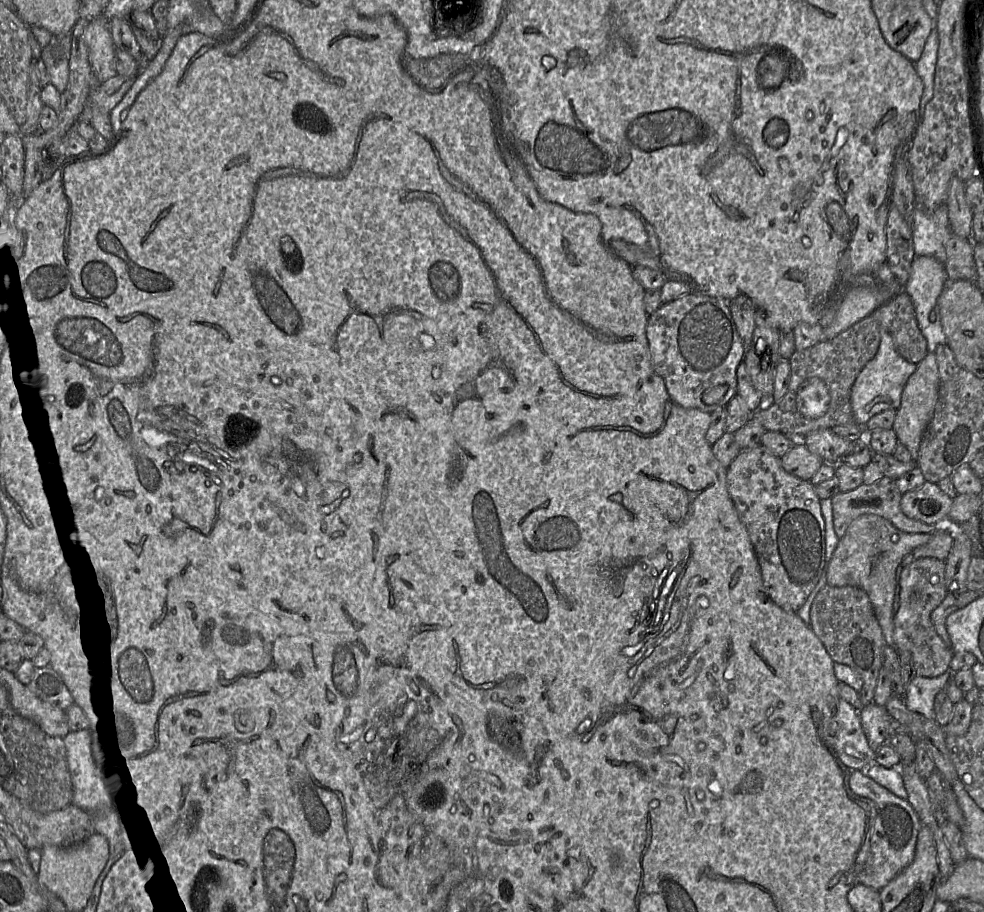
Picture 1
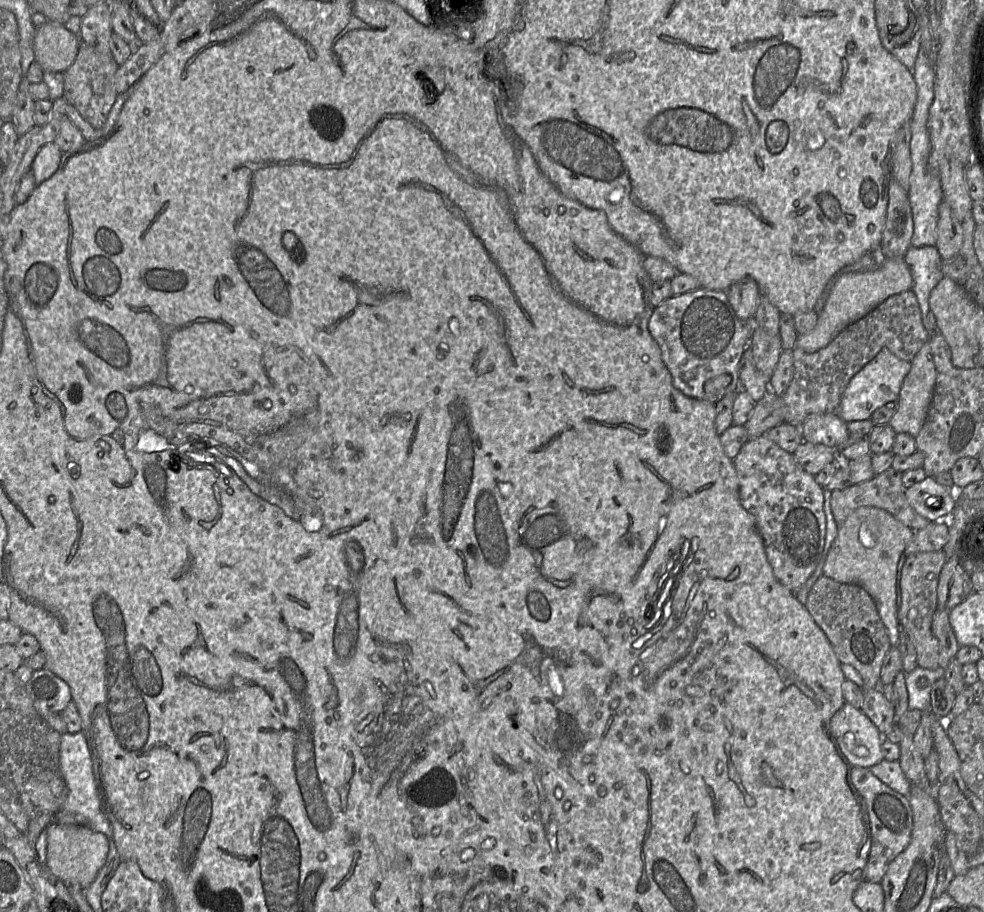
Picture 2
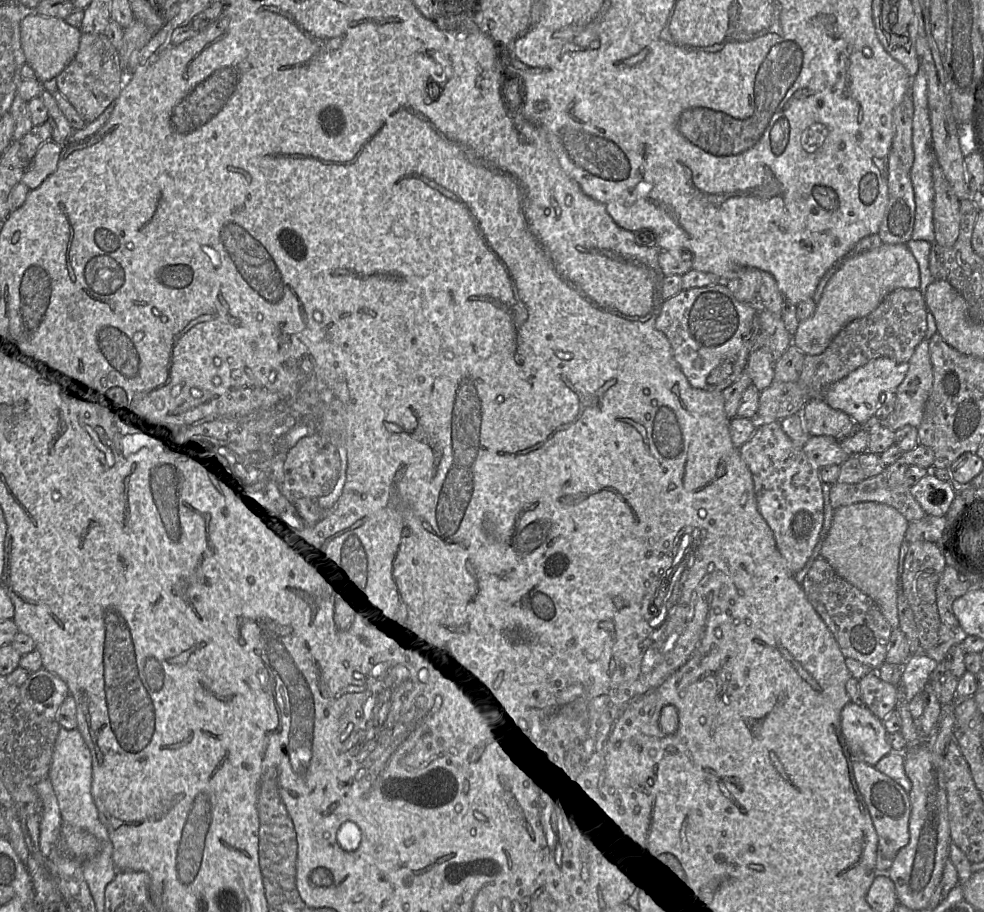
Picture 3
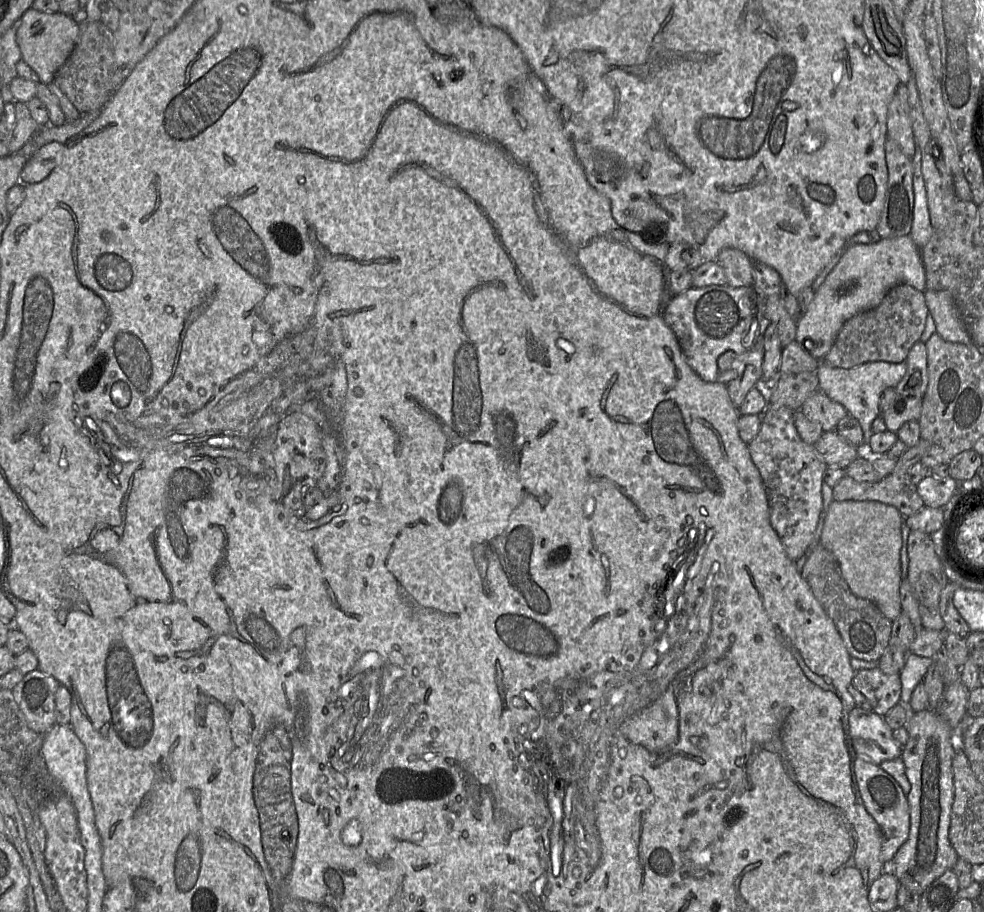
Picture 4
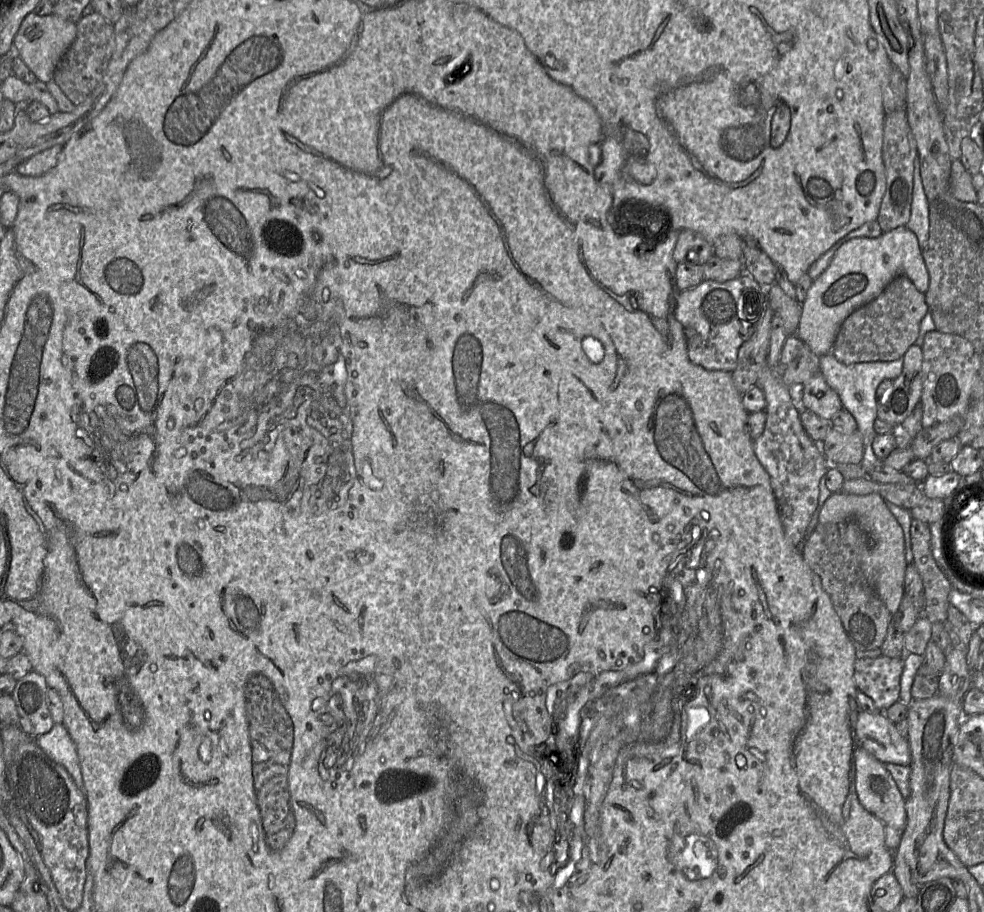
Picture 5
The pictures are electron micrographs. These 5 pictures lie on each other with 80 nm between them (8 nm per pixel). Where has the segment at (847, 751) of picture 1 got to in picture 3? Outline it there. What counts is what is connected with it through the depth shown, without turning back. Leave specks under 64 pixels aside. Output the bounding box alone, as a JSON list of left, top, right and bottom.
[841,702,892,766]

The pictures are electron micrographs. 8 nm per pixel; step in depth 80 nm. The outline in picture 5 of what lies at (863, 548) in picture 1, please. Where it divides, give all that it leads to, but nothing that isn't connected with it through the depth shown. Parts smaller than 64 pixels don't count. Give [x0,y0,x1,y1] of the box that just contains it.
[818,493,908,615]

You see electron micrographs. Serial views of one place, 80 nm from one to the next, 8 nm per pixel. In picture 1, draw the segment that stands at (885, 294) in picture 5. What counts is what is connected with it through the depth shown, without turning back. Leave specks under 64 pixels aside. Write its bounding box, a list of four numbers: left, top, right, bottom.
[752,289,928,437]

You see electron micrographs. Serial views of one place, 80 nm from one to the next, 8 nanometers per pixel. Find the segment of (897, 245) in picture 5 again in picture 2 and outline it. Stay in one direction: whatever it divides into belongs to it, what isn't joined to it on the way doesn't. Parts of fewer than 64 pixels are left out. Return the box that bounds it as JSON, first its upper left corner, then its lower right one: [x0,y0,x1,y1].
[795,257,912,353]

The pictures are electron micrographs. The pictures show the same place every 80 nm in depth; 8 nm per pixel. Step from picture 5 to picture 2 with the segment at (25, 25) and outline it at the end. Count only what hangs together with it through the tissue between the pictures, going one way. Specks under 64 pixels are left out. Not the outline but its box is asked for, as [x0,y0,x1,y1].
[35,21,80,73]

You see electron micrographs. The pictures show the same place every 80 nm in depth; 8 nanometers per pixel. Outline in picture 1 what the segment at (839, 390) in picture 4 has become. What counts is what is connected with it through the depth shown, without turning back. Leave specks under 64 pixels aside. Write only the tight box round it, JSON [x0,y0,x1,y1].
[850,332,917,424]

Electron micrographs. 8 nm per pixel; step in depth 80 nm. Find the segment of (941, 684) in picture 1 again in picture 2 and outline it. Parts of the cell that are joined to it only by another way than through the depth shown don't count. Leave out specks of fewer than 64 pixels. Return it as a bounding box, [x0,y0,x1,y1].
[905,666,944,711]

